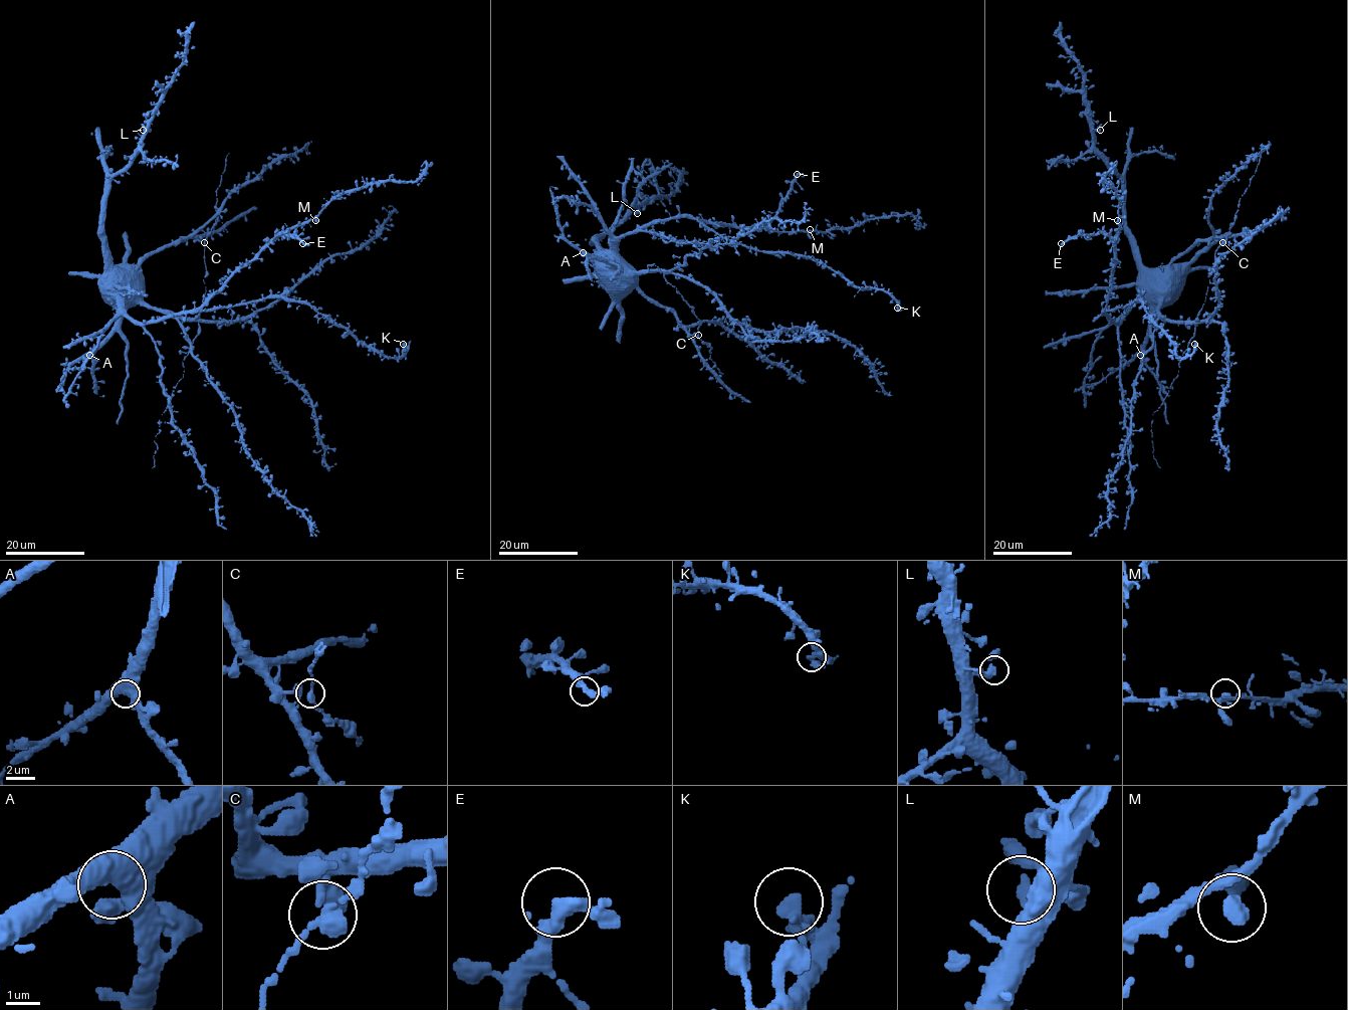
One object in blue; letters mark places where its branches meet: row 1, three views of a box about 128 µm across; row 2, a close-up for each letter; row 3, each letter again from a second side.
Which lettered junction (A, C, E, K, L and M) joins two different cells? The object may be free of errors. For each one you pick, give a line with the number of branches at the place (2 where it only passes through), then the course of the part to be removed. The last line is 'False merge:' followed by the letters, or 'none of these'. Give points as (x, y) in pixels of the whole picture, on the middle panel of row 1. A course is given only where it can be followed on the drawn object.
False merge: none of these

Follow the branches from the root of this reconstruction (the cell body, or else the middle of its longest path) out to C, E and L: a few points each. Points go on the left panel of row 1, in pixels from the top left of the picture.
C: (129, 289), (138, 278), (141, 263), (155, 251), (188, 238), (199, 237), (204, 242)
E: (129, 289), (124, 310), (139, 322), (156, 322), (199, 308), (276, 236), (282, 233), (295, 235), (302, 243)
L: (129, 289), (129, 282), (111, 265), (103, 210), (109, 182), (141, 146), (143, 130)

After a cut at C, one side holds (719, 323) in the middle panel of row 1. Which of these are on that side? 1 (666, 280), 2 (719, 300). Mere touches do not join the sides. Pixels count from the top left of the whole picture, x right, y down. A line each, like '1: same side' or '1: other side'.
1: other side
2: same side

